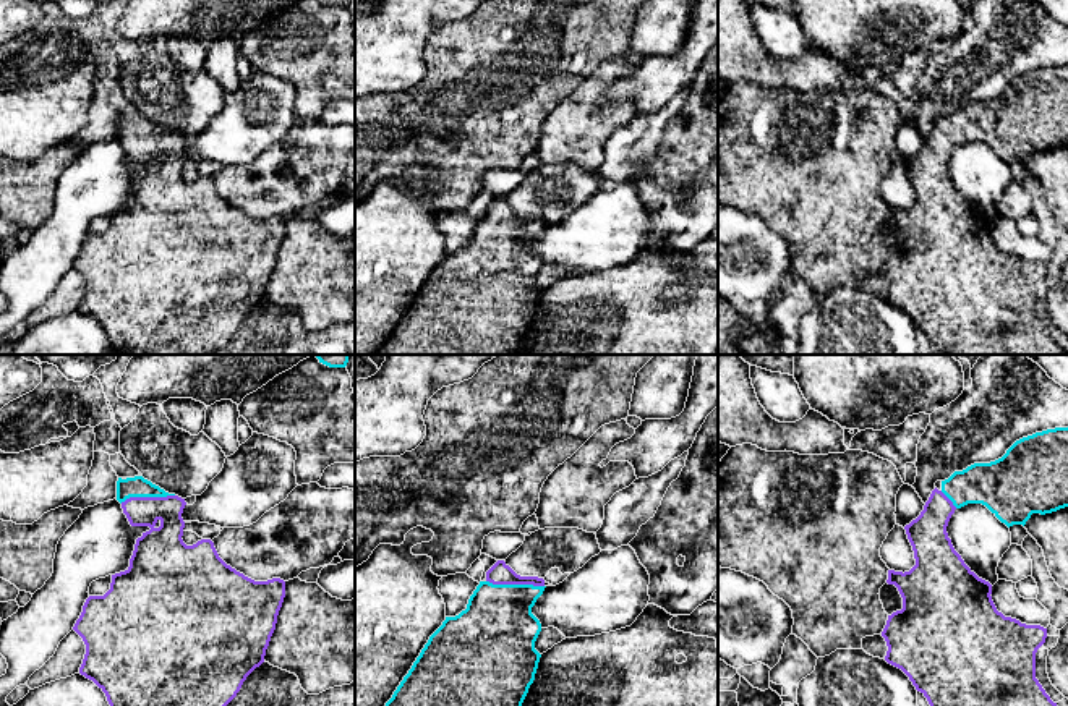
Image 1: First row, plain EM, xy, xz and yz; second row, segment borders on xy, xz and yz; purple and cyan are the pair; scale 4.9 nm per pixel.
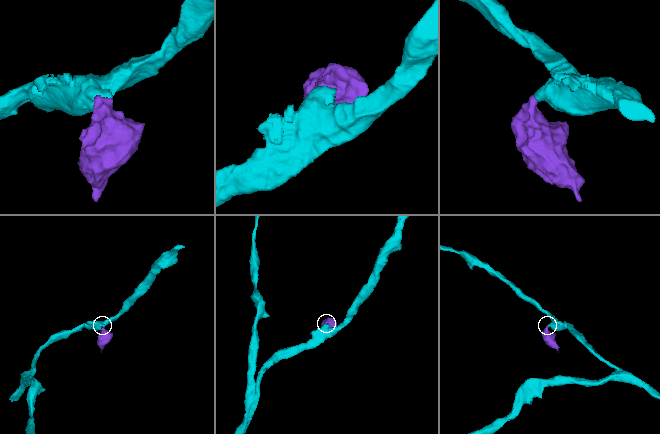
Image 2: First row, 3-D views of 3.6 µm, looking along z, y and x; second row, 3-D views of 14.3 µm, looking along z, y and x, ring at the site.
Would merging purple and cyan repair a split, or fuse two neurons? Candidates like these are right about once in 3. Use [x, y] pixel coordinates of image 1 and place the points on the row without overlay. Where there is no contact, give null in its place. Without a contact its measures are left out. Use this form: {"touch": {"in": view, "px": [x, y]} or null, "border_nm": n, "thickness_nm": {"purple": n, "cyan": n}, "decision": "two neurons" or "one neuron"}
{"touch": {"in": "xz", "px": [516, 221]}, "border_nm": 280, "thickness_nm": {"purple": 110, "cyan": 380}, "decision": "one neuron"}

